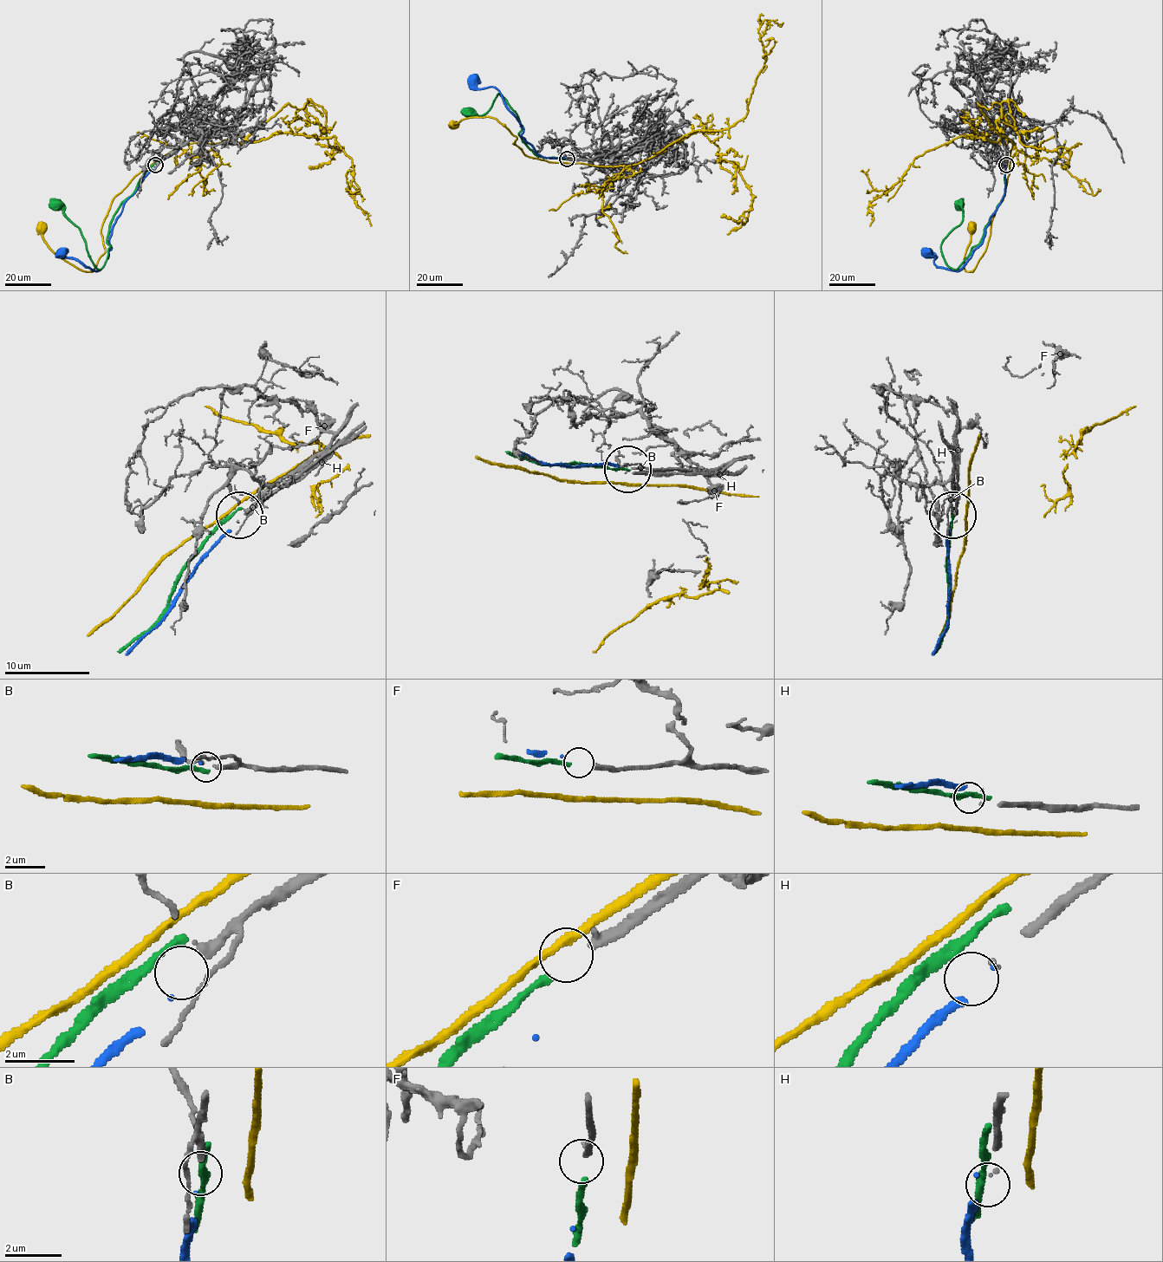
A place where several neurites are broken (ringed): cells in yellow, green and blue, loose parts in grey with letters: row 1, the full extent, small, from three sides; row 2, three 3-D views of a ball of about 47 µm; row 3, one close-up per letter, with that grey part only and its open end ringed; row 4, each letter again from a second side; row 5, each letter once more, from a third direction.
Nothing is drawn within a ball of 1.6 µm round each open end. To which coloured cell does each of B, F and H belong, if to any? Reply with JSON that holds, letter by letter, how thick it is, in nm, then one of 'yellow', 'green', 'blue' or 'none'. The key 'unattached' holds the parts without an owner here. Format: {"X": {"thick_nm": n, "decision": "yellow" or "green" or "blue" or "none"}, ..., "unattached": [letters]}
{"B": {"thick_nm": 100, "decision": "blue"}, "F": {"thick_nm": 240, "decision": "green"}, "H": {"thick_nm": 80, "decision": "none"}, "unattached": ["H"]}

